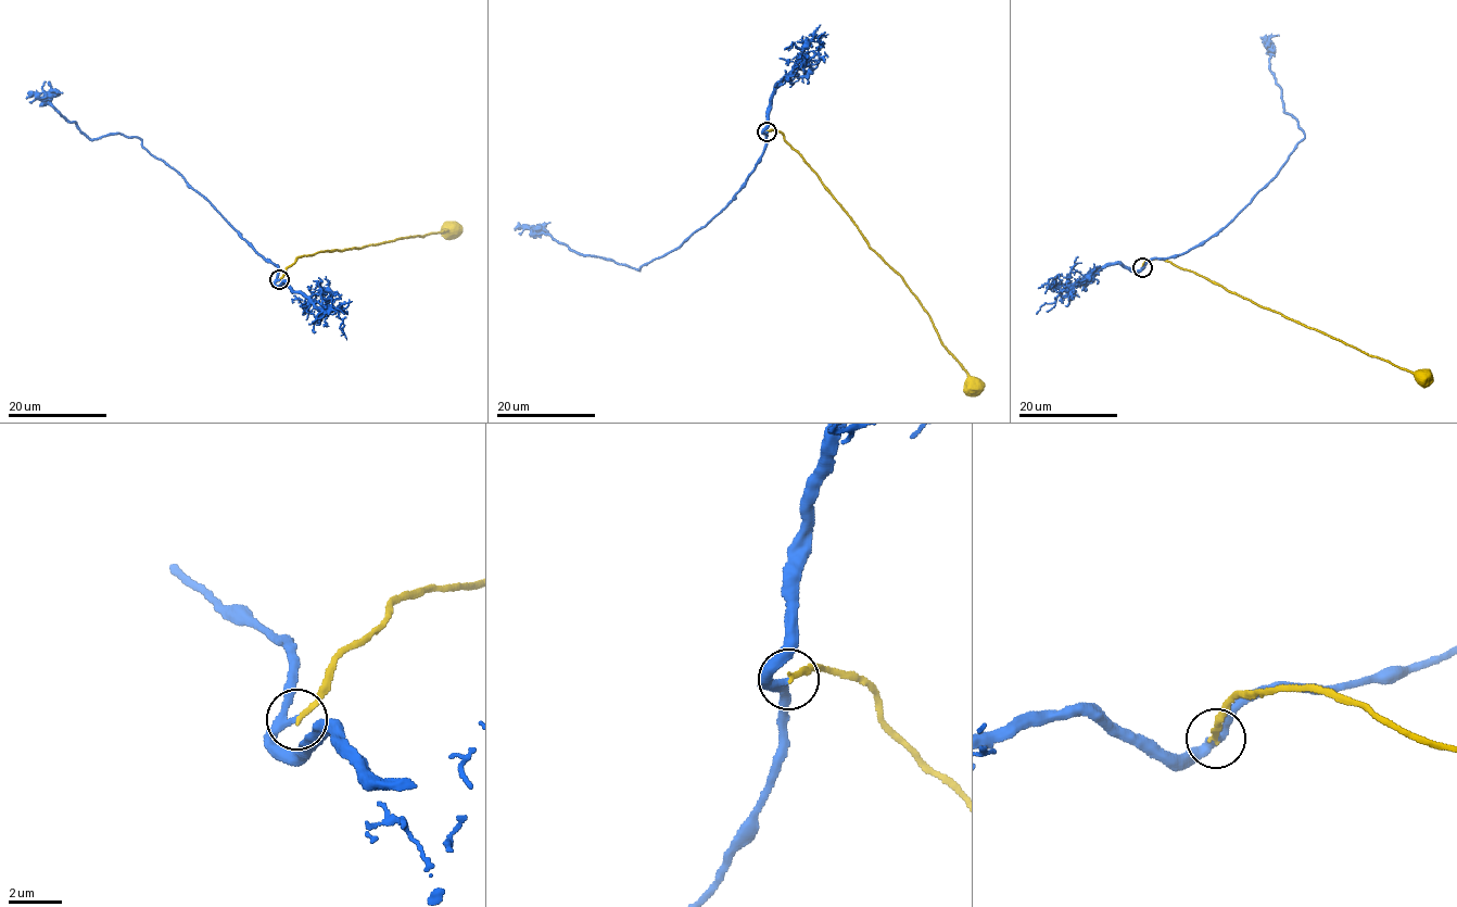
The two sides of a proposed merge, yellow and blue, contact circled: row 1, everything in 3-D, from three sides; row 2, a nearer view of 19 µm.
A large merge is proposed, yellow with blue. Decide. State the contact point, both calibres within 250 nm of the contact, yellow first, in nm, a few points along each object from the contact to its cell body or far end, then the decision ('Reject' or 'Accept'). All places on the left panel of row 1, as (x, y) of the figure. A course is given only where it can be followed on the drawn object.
Place: (279, 279). Thickness 200 nm (yellow) against 280 nm. Course of yellow: (279, 280), (295, 259), (321, 251), (356, 249), (451, 230). Course of blue: (279, 280), (276, 264), (142, 141), (119, 134), (90, 138), (45, 101), (45, 82). Reject

